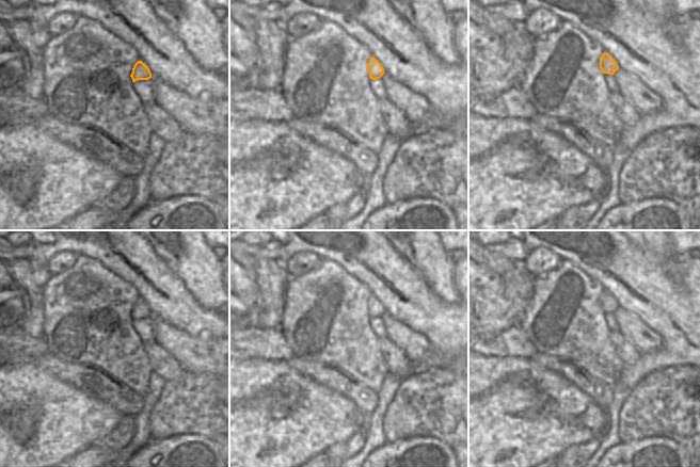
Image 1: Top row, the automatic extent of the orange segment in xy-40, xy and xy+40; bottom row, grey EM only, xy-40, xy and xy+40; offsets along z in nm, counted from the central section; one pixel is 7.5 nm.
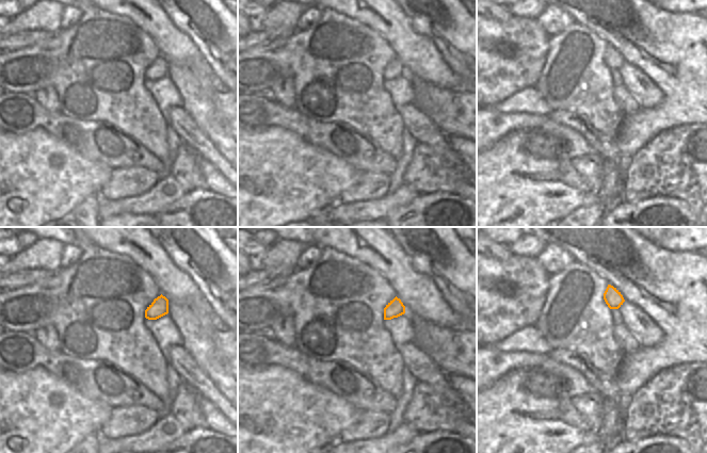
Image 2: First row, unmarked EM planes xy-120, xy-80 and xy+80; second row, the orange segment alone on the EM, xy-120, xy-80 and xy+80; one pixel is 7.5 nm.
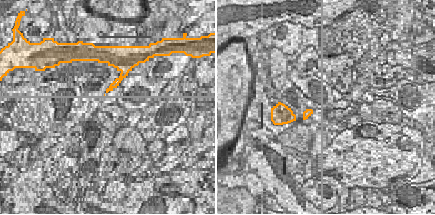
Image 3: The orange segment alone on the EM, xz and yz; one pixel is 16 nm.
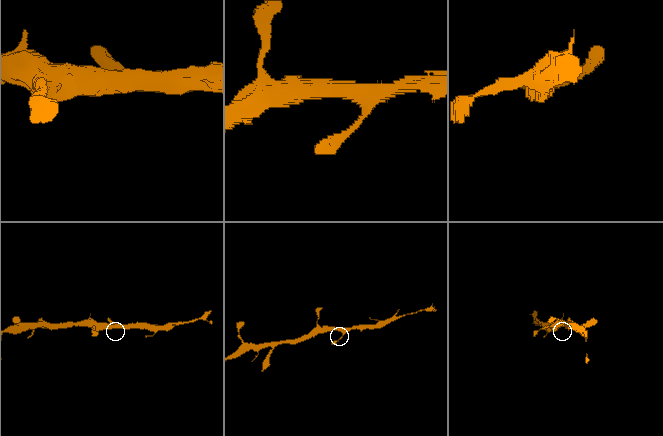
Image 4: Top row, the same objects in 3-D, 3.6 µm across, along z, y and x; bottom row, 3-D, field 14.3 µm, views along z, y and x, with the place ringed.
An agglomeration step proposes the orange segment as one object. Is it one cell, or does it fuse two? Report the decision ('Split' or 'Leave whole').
Leave whole.

